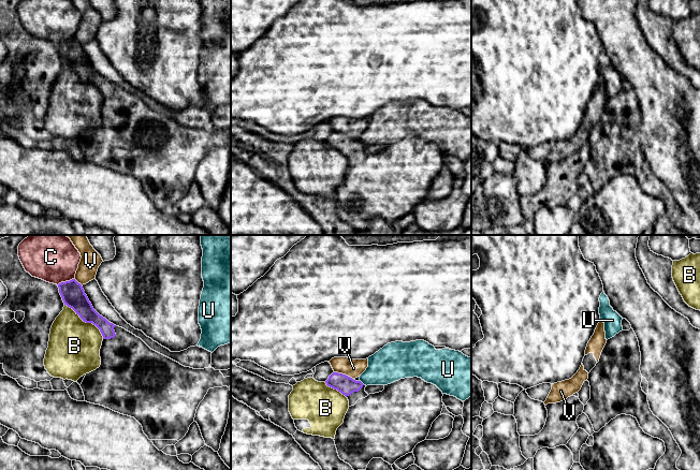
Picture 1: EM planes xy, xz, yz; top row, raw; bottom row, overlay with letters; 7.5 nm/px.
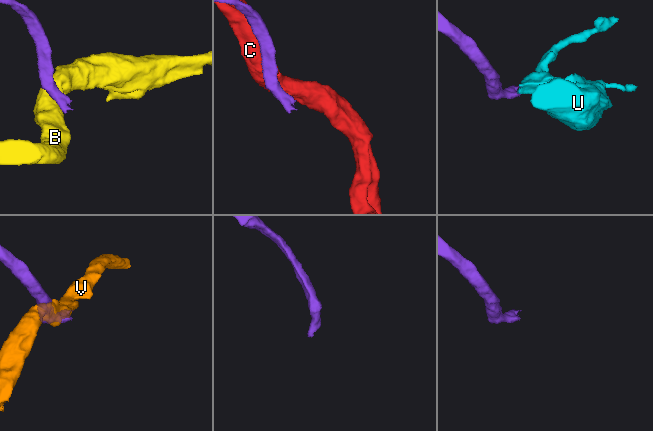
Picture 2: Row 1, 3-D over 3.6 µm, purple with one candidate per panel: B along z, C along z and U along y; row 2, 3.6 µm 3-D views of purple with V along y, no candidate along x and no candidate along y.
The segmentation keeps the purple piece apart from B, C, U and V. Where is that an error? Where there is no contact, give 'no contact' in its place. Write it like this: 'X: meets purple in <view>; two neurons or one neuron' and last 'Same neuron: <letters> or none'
B: meets purple in xy; two neurons
C: meets purple in xy; two neurons
U: meets purple in xz; two neurons
V: meets purple in xz; two neurons
Same neuron: none

